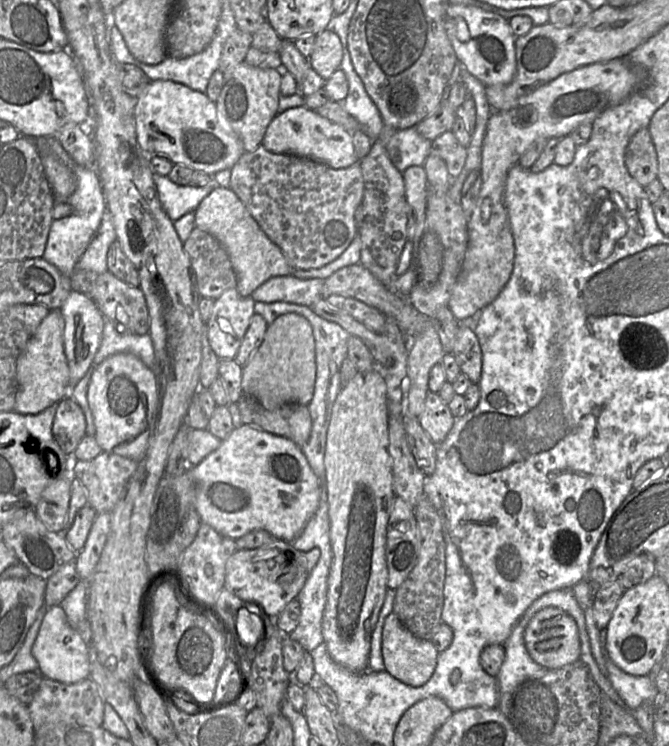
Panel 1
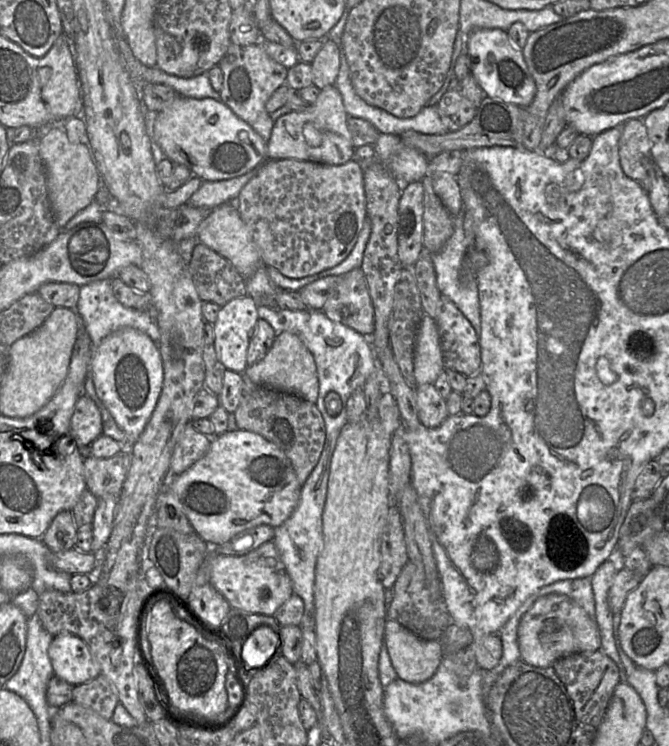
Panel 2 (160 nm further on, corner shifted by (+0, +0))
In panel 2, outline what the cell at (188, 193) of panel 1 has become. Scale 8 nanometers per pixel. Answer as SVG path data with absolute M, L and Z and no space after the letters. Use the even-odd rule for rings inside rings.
M261 165L242 176L226 180L202 181L197 191L191 195L186 205L196 208L213 208L236 199L244 185L258 174Z

